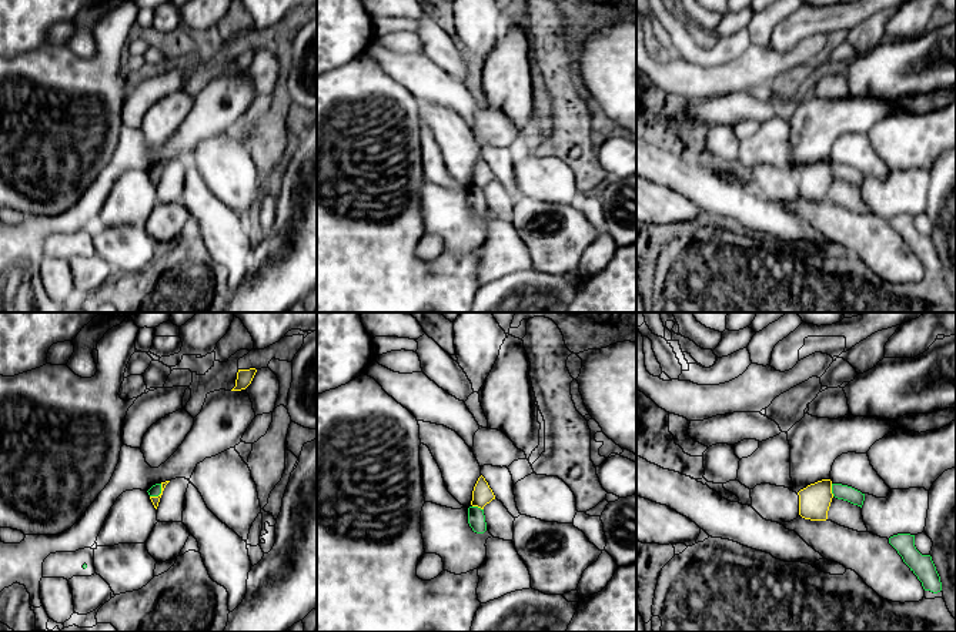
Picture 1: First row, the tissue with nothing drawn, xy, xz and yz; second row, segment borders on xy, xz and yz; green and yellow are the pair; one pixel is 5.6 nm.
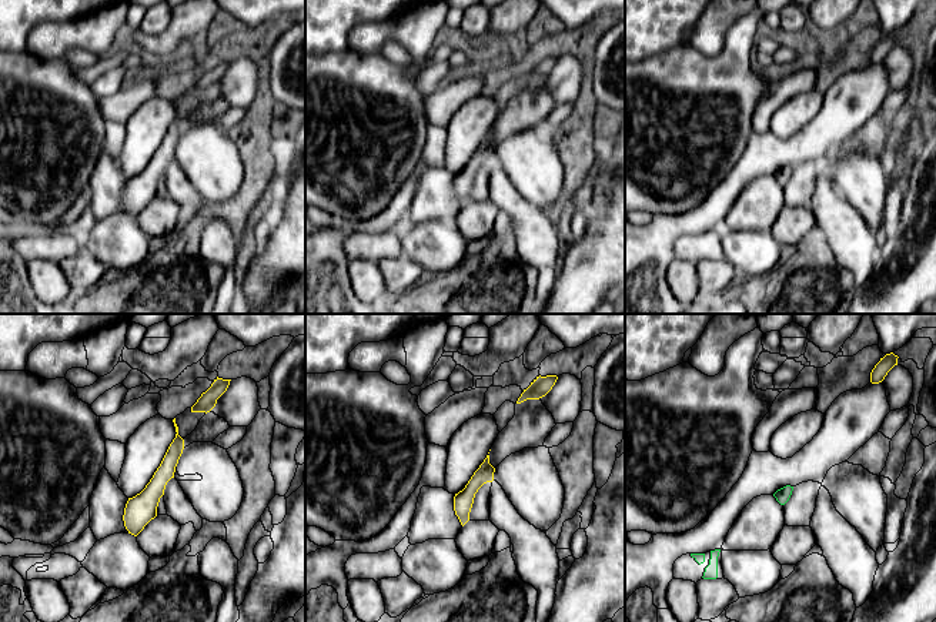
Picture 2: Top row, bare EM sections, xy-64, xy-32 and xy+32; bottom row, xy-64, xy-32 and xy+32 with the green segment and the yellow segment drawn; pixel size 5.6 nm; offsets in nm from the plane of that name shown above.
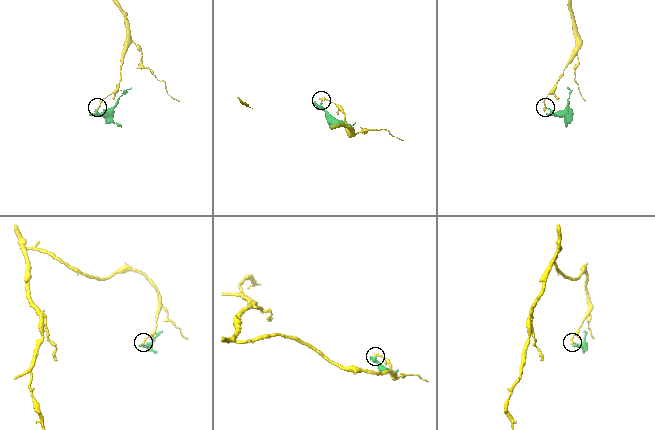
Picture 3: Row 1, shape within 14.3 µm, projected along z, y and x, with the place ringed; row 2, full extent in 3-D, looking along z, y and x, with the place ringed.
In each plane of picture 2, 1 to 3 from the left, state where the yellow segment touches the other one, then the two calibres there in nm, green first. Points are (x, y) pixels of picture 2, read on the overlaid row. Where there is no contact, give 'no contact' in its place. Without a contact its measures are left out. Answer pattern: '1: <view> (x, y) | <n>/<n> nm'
1: no contact
2: no contact
3: no contact

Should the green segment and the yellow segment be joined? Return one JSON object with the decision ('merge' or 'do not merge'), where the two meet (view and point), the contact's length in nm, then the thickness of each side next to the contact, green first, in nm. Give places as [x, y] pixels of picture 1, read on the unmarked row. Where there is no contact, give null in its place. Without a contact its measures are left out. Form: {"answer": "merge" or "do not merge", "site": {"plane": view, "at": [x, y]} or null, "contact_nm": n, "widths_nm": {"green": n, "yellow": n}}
{"answer": "do not merge", "site": {"plane": "xy", "at": [159, 174]}, "contact_nm": 100, "widths_nm": {"green": 60, "yellow": 50}}

